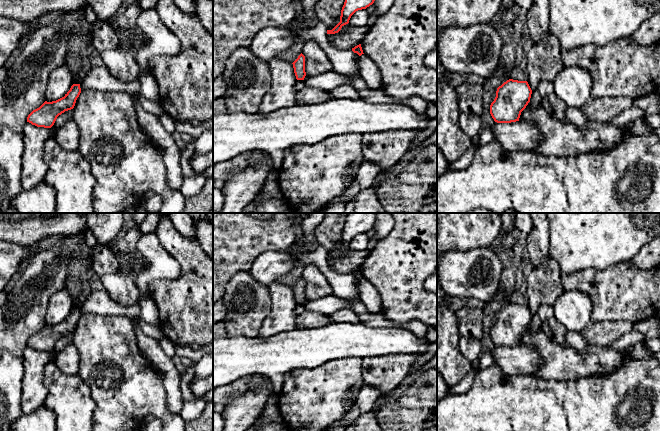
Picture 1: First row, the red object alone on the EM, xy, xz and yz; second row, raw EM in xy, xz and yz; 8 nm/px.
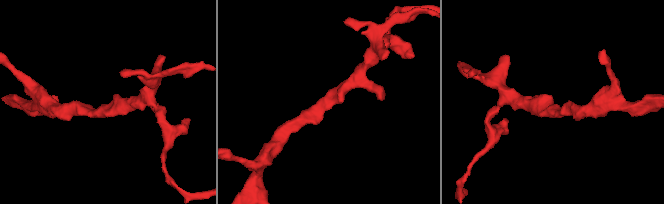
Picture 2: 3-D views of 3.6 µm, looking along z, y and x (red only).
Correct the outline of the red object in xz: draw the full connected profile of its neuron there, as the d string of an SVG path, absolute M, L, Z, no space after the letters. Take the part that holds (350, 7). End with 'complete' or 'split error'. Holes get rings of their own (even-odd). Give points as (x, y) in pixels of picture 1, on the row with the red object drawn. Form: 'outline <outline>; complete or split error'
outline M345 0L341 10L340 22L332 29L327 30L327 34L338 33L341 28L349 23L351 16L358 10L366 9L375 0Z; complete

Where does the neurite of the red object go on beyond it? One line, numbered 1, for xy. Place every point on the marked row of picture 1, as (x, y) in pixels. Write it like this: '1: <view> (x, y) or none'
1: none

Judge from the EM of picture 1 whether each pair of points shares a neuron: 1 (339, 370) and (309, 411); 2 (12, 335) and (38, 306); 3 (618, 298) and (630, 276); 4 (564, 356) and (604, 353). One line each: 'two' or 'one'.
1: one
2: one
3: one
4: one

